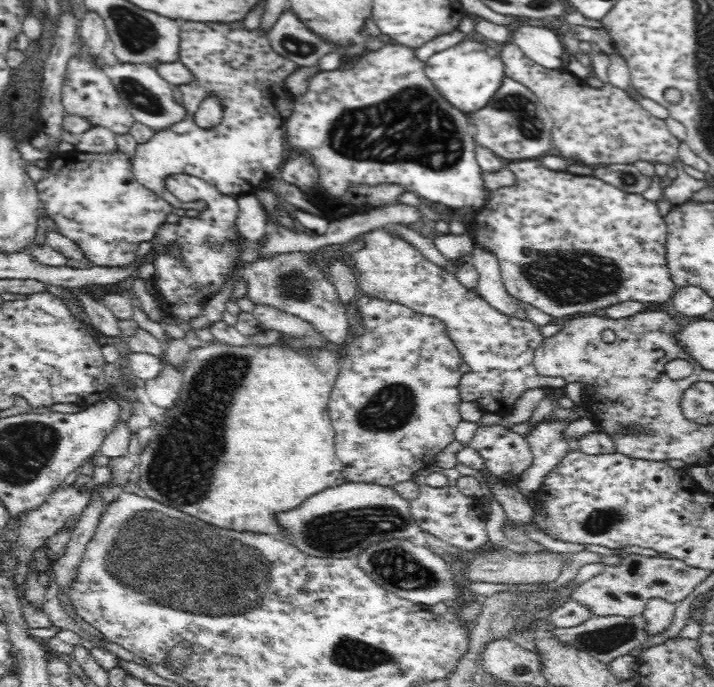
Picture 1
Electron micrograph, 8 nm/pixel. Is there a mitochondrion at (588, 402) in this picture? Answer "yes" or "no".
no

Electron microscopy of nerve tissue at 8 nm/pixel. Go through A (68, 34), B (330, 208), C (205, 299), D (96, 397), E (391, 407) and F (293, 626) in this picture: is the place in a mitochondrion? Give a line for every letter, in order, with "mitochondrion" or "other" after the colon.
A: other
B: other
C: other
D: other
E: mitochondrion
F: other

